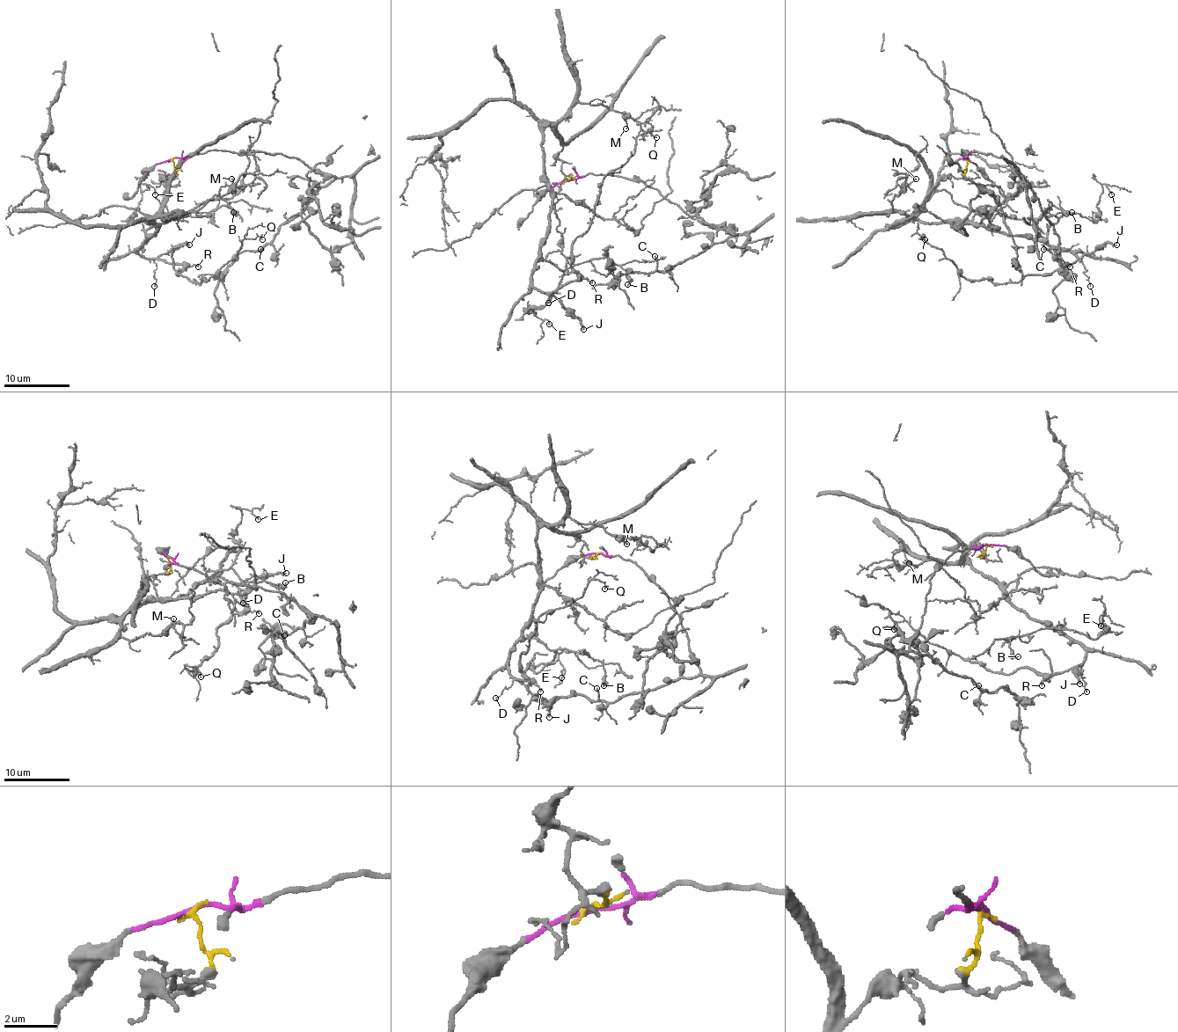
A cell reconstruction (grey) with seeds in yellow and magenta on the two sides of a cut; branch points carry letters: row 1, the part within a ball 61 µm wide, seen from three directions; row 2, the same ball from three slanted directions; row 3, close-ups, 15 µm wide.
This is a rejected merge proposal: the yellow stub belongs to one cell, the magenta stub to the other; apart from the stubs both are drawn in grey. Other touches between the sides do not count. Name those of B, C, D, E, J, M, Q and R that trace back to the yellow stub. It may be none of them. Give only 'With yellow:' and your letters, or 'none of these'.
With yellow: B, D, E, J, M, Q, R

